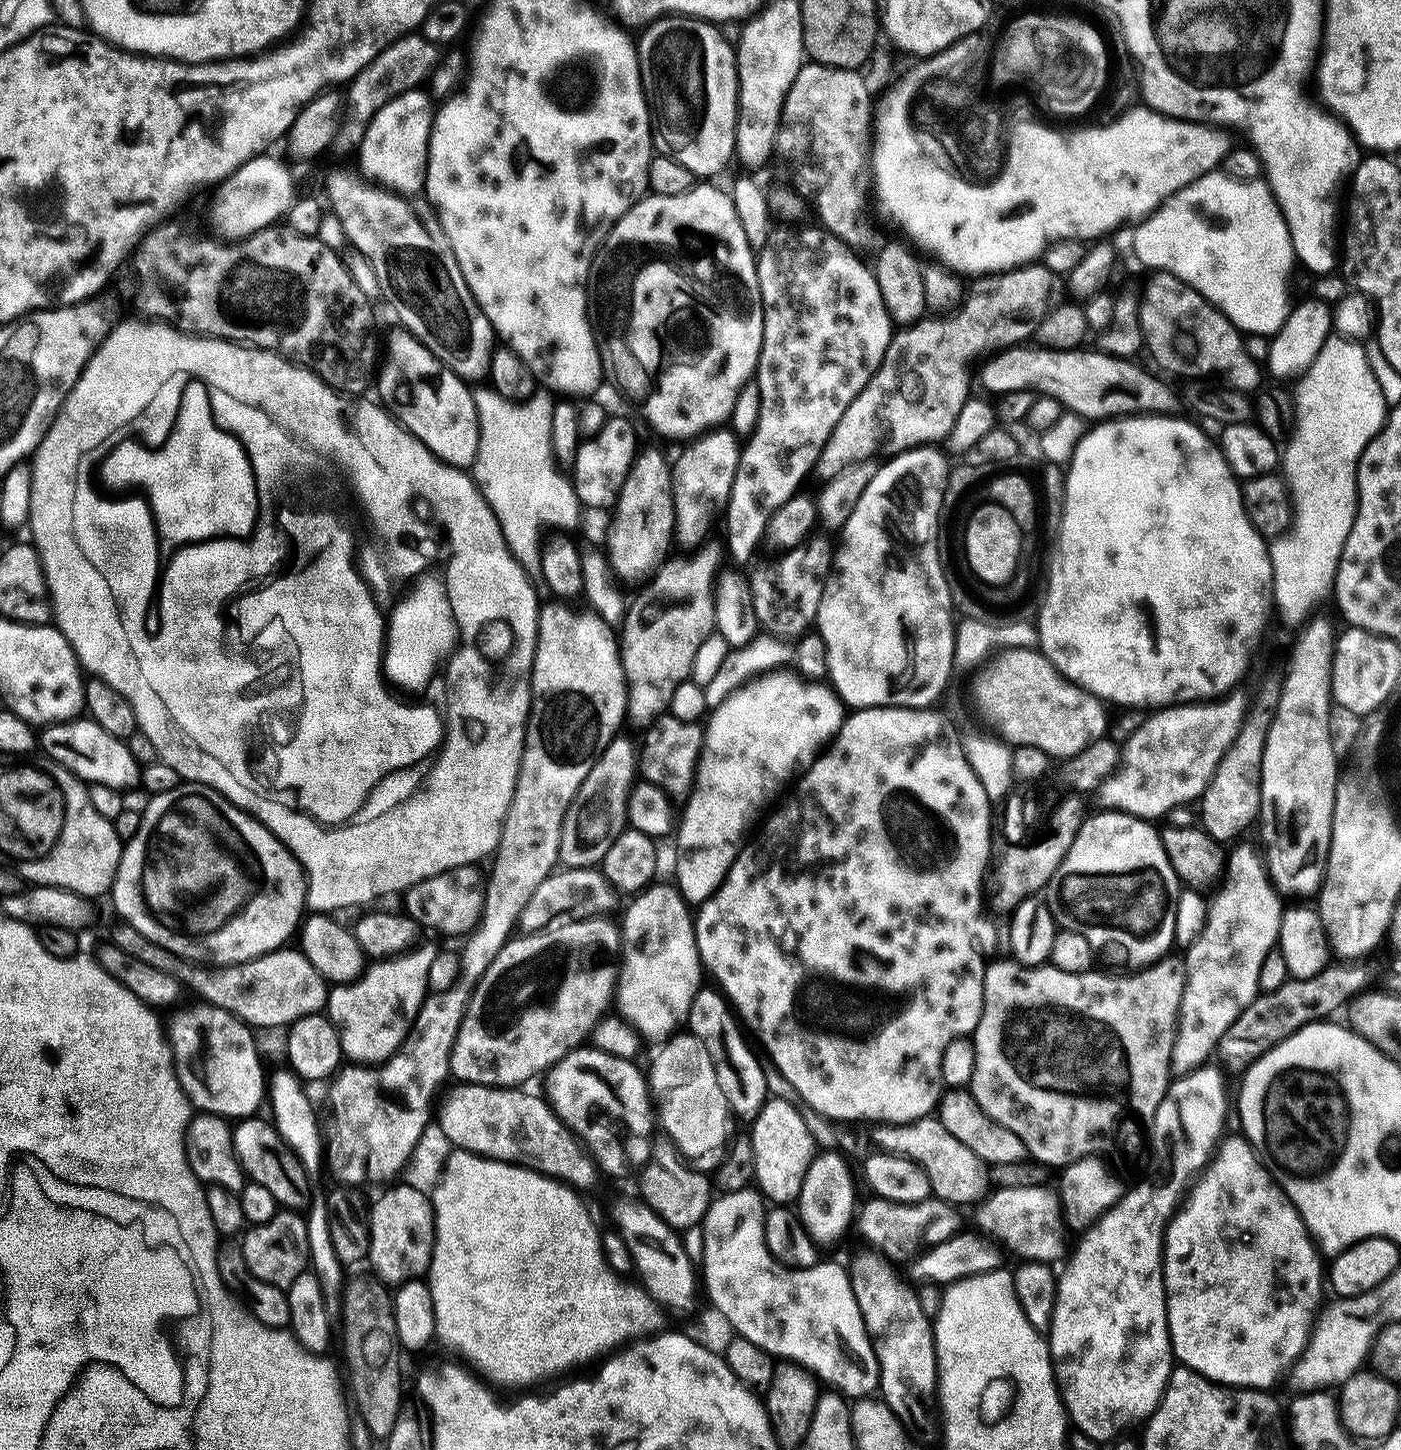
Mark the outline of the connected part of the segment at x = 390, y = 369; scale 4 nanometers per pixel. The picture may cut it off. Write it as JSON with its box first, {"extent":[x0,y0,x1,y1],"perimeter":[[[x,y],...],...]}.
{"extent":[378,326,480,469],"perimeter":[[[396,326],[388,341],[385,344],[383,341],[378,384],[379,380],[379,399],[383,407],[403,424],[406,431],[418,437],[442,463],[471,469],[478,454],[480,437],[473,389],[403,326]]]}

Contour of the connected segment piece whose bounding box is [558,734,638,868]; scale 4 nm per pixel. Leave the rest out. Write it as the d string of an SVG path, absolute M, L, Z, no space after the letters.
M618 734L594 762L590 774L582 782L560 830L559 863L564 868L596 868L600 859L610 850L610 842L626 827L628 794L638 772L638 748L635 743Z

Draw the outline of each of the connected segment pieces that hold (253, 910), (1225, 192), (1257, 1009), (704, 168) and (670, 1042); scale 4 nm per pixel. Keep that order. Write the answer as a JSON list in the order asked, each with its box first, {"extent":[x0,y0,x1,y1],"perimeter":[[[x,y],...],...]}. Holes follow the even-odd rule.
[{"extent":[196,896,306,964],"perimeter":[[[244,896],[240,916],[224,916],[224,920],[216,920],[216,924],[212,924],[212,932],[204,932],[204,936],[196,932],[197,964],[241,964],[267,952],[275,952],[277,948],[285,947],[291,936],[293,939],[306,912],[306,896],[264,896],[264,912],[260,912],[260,904],[248,904],[248,900],[260,900],[260,896]],[[252,936],[256,936],[256,940],[252,940]]]},{"extent":[1132,170,1294,337],"perimeter":[[[1222,170],[1208,172],[1202,178],[1190,182],[1182,190],[1178,190],[1170,198],[1163,200],[1149,216],[1139,221],[1132,230],[1132,252],[1136,255],[1138,263],[1145,264],[1146,267],[1152,268],[1151,270],[1156,272],[1174,274],[1182,282],[1186,282],[1191,288],[1198,290],[1198,294],[1205,296],[1233,326],[1240,329],[1241,333],[1253,332],[1254,334],[1271,337],[1283,326],[1284,320],[1287,319],[1290,311],[1290,303],[1288,304],[1288,274],[1292,270],[1292,264],[1294,265],[1294,253],[1290,230],[1286,226],[1286,218],[1274,198],[1274,194],[1268,189],[1267,183],[1263,179],[1231,180]]]},{"extent":[1218,962,1369,1074],"perimeter":[[[1332,962],[1314,978],[1294,980],[1289,978],[1278,990],[1257,995],[1255,1000],[1242,1010],[1242,1014],[1222,1034],[1218,1049],[1219,1063],[1225,1069],[1236,1074],[1243,1073],[1263,1052],[1267,1052],[1278,1042],[1282,1042],[1290,1034],[1294,1034],[1303,1024],[1315,1024],[1323,1021],[1331,1012],[1345,1007],[1353,996],[1359,995],[1369,984],[1368,972],[1360,962]]]},{"extent":[636,14,740,178],"perimeter":[[[679,14],[662,16],[659,20],[653,20],[651,24],[647,25],[639,33],[639,36],[636,44],[636,53],[640,63],[640,81],[644,87],[644,96],[648,100],[648,110],[652,122],[652,142],[655,151],[660,154],[667,153],[678,162],[682,162],[682,166],[686,166],[686,170],[690,170],[693,177],[716,178],[712,176],[718,175],[728,163],[733,163],[736,150],[736,111],[740,108],[740,103],[738,102],[740,87],[738,86],[738,74],[736,73],[735,47],[728,44],[726,38],[723,37],[721,29],[715,23],[700,20],[697,16],[682,16]]]},{"extent":[646,1035,730,1160],"perimeter":[[[680,1035],[669,1036],[657,1047],[660,1049],[653,1054],[652,1065],[646,1068],[646,1079],[659,1127],[660,1124],[664,1127],[665,1134],[682,1155],[700,1160],[711,1152],[719,1153],[729,1143],[730,1109],[722,1086],[718,1086],[714,1062],[706,1054],[706,1046],[702,1046],[697,1036]]]}]

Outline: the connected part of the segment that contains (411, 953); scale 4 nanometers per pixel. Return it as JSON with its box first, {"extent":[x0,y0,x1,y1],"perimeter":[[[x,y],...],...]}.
{"extent":[326,947,434,1066],"perimeter":[[[413,947],[411,950],[369,963],[363,975],[351,984],[338,984],[329,987],[326,1015],[340,1033],[340,1051],[349,1061],[360,1066],[376,1066],[391,1058],[400,1048],[400,1043],[408,1037],[414,1018],[422,1006],[425,996],[429,995],[428,971],[434,955],[433,949]]]}

